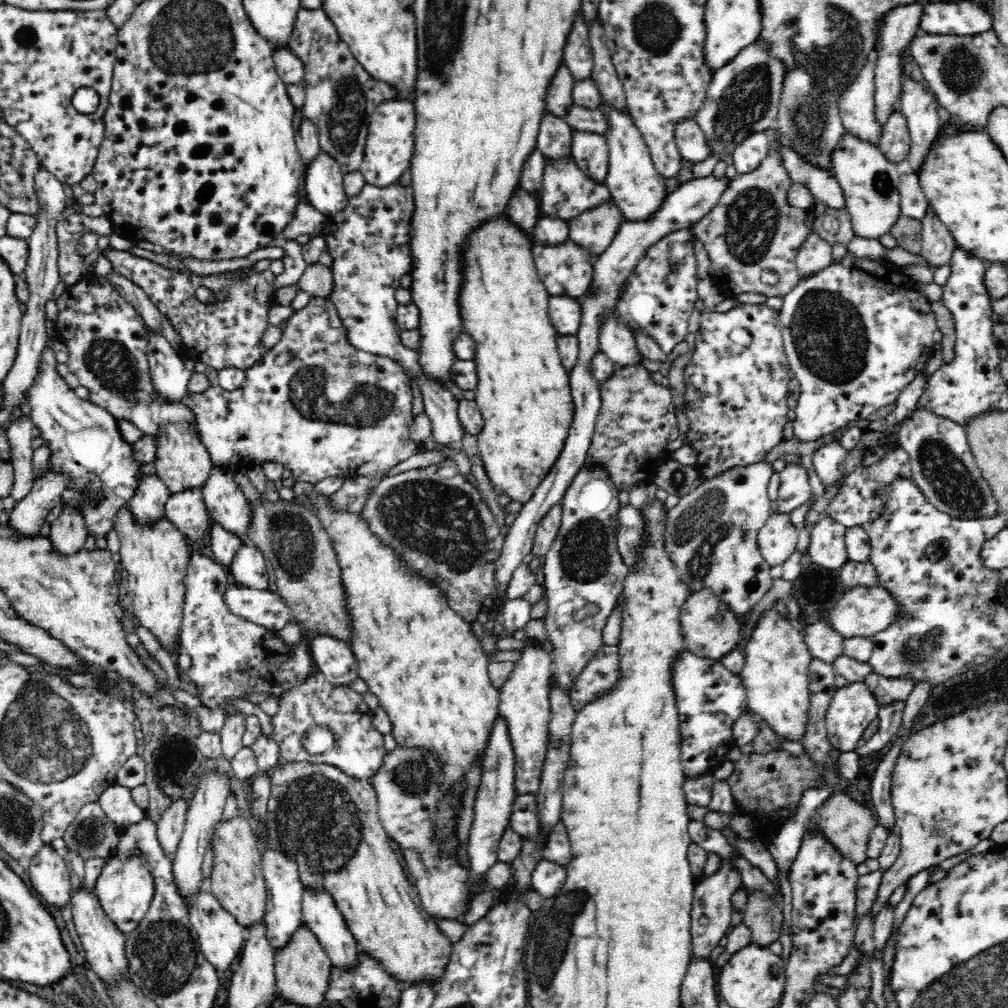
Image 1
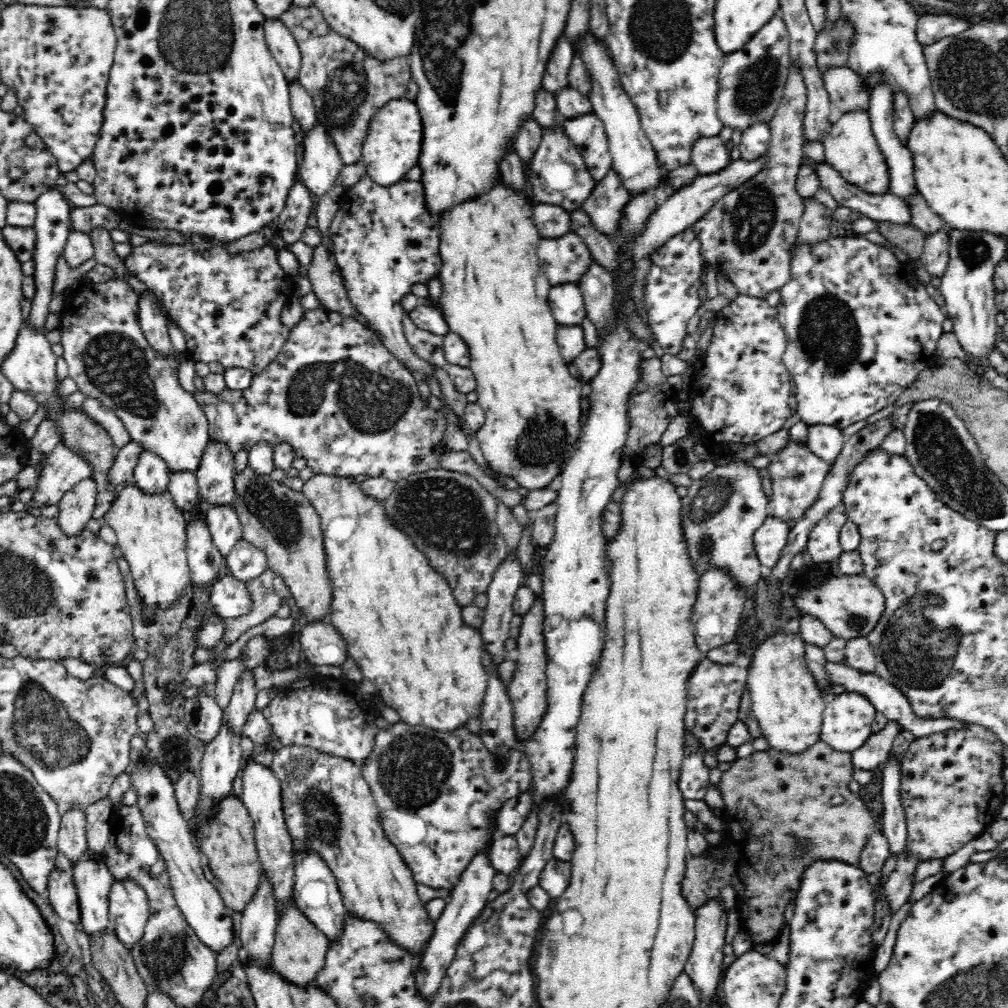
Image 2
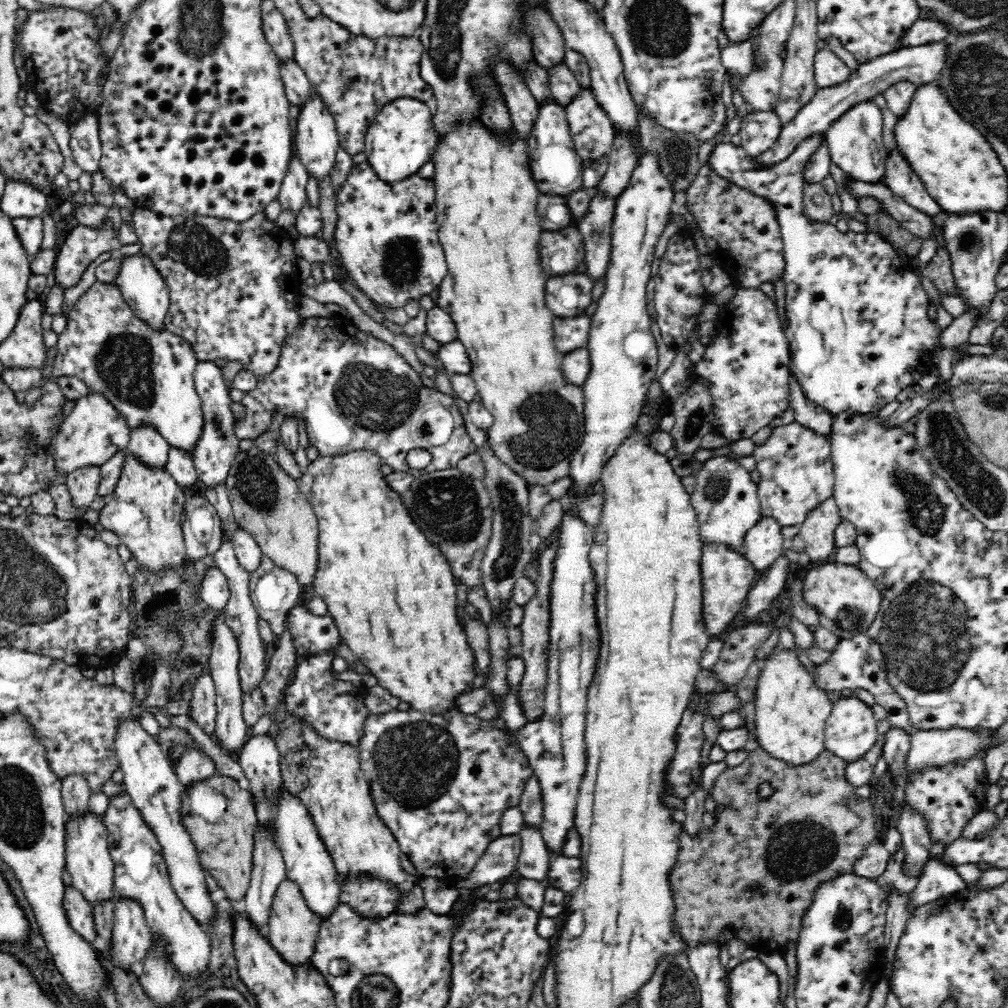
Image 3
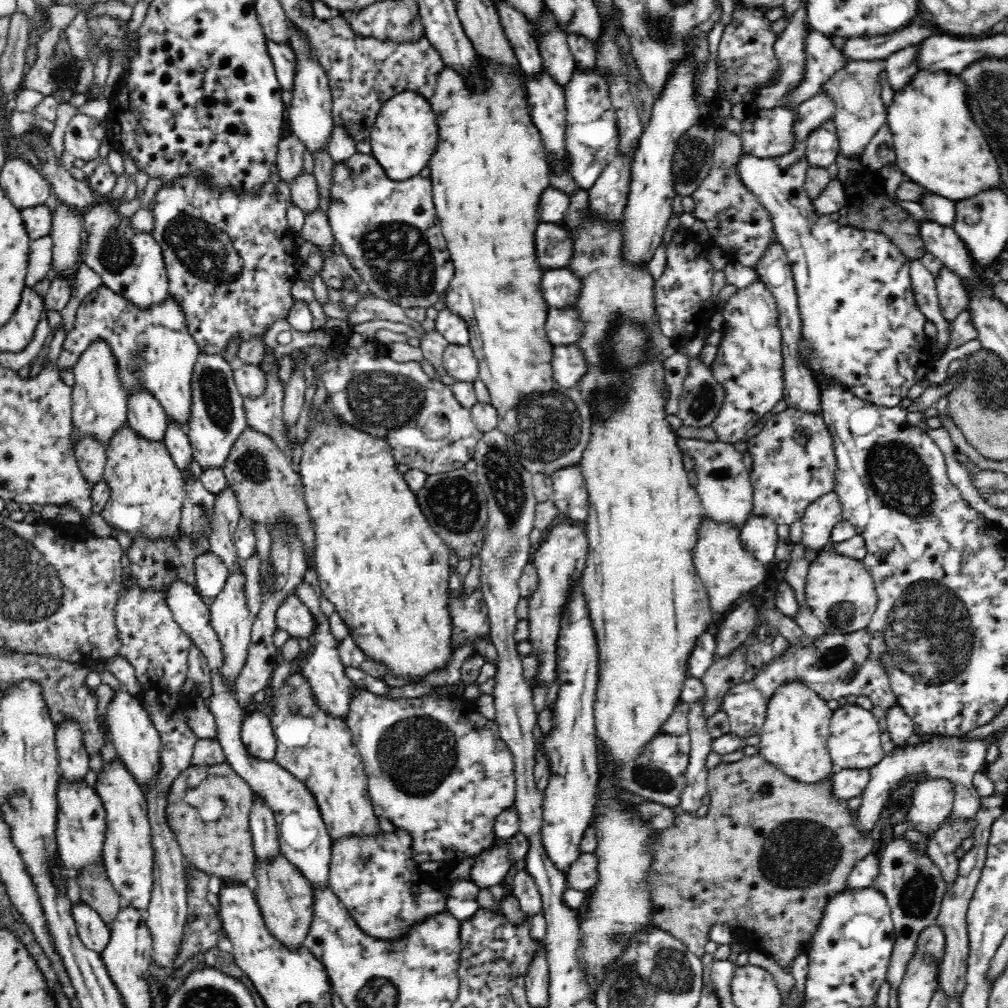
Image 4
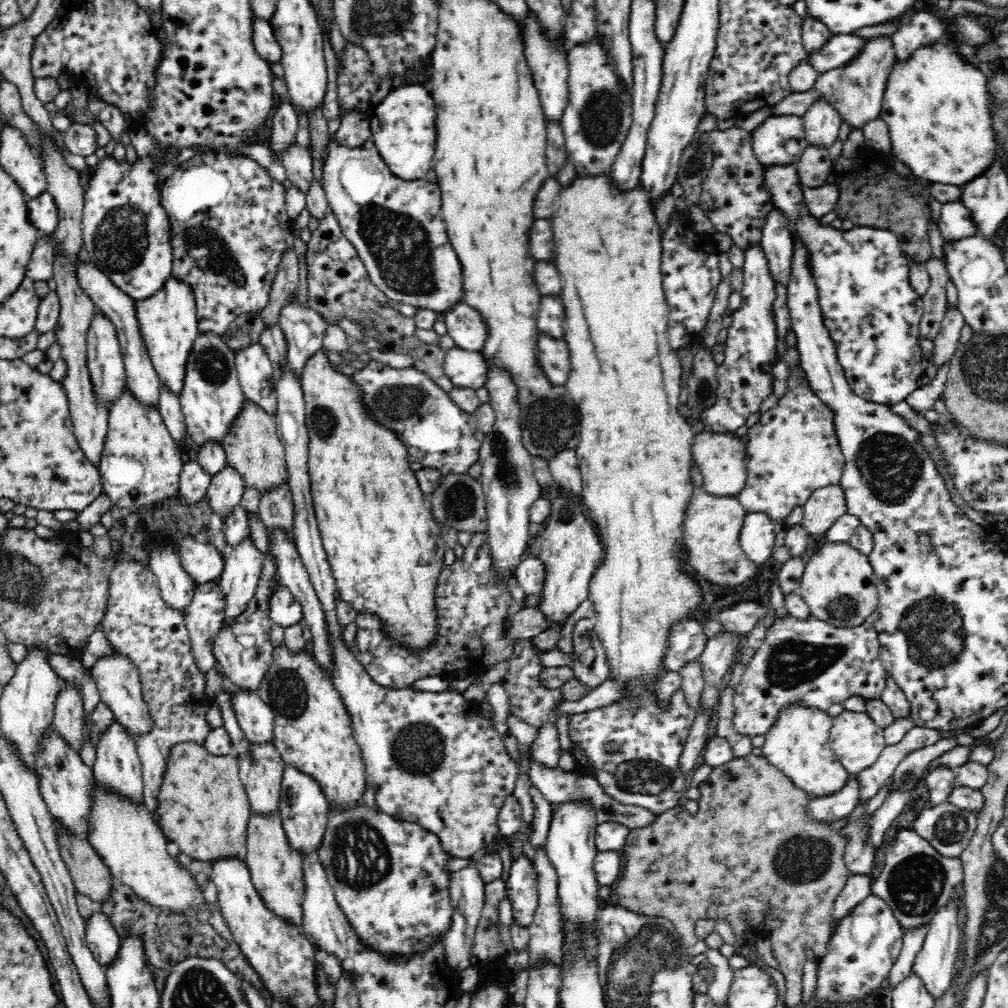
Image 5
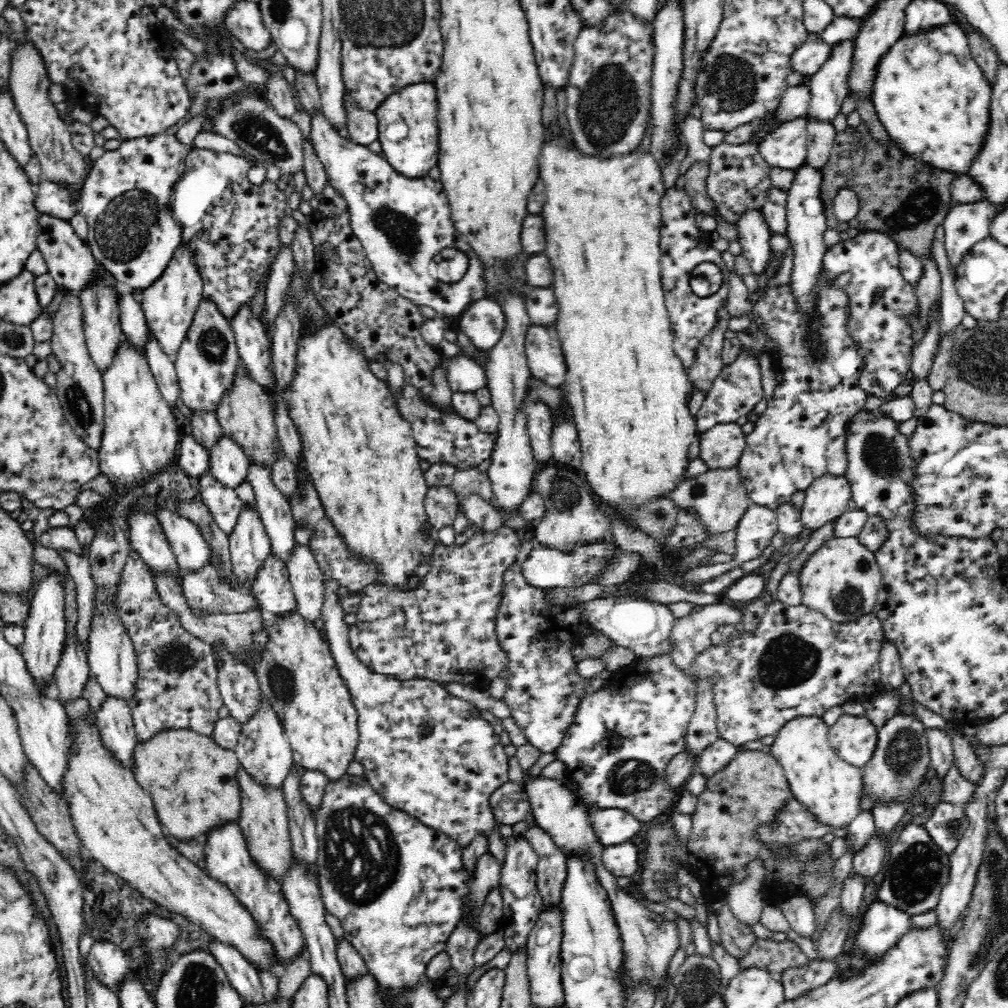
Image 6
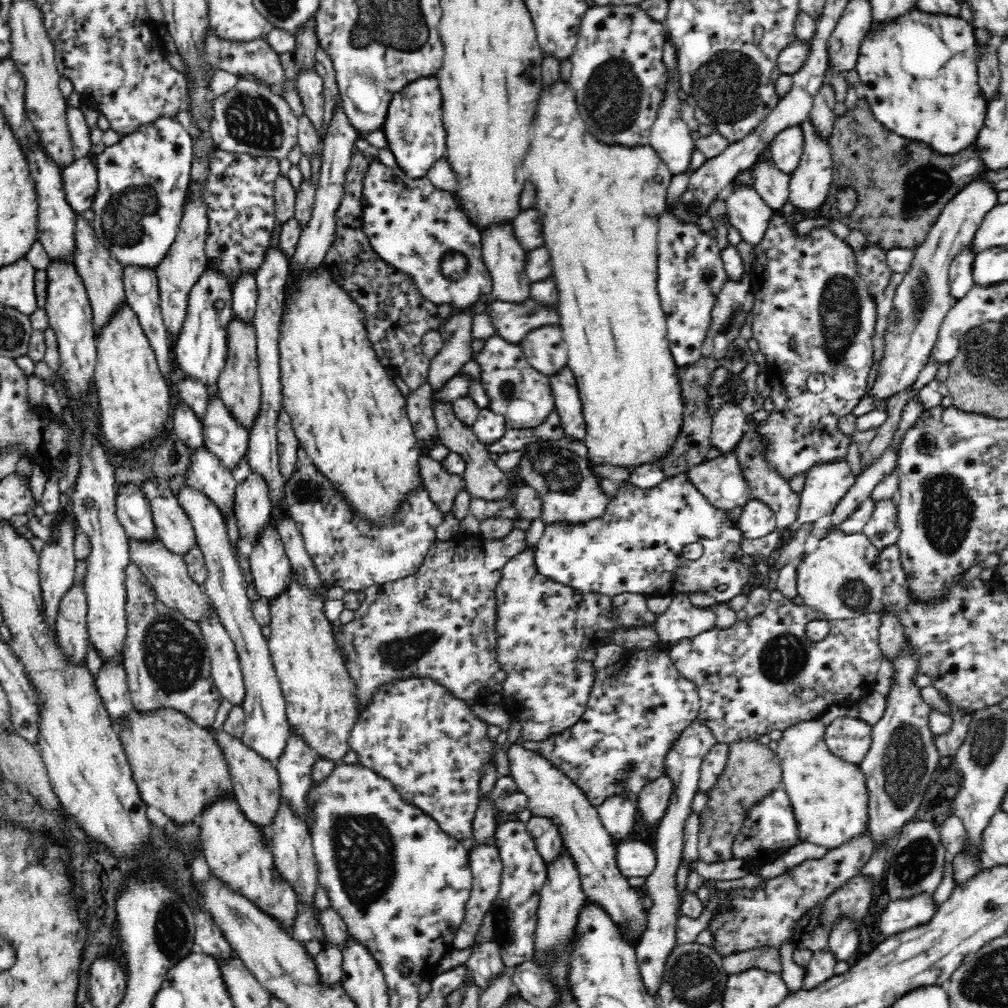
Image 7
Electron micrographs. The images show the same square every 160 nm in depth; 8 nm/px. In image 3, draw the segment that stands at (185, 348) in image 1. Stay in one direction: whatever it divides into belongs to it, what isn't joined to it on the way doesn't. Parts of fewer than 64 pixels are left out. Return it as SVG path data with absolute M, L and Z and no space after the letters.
M135 210L132 218L140 254L150 258L169 292L166 330L184 338L200 362L222 358L226 362L240 362L242 368L250 370L258 378L270 374L278 364L285 339L301 321L296 300L301 294L302 281L295 265L295 242L289 232L274 222L268 222L264 213L256 214L242 224L216 217L159 216L148 210Z

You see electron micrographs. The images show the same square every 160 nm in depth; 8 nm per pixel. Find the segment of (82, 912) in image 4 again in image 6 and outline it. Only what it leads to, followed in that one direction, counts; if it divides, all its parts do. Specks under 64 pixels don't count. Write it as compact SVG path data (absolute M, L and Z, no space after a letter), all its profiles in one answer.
M105 937L94 940L90 947L87 962L92 967L96 978L112 989L118 989L122 978L129 970L128 952Z

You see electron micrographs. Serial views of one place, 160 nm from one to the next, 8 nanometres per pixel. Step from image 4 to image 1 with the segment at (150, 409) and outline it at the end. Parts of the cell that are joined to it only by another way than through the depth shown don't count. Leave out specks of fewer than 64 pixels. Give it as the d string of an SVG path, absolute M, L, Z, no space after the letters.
M155 475L148 476L138 485L135 496L129 500L127 508L134 515L136 523L151 527L164 517L165 504L169 496L170 493L160 478Z

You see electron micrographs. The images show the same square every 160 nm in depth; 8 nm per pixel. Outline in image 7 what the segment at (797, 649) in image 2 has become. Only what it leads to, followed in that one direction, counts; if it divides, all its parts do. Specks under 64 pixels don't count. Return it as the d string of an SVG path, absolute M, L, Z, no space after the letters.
M817 719L782 731L775 754L782 769L782 788L791 800L799 837L812 844L836 848L868 827L868 793L859 765L832 754L825 742L824 724Z

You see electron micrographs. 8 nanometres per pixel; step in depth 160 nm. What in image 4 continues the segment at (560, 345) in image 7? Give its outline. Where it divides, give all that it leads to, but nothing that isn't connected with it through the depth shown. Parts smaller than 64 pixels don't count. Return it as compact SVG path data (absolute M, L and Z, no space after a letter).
M578 345L555 346L552 357L553 377L564 388L577 388L589 369L584 351Z

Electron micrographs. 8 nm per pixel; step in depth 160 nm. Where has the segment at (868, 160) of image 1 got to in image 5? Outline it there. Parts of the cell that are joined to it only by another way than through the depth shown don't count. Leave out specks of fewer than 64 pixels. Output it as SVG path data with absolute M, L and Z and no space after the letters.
M883 35L870 39L864 45L864 48L846 64L818 73L816 82L814 82L814 86L810 90L799 93L793 92L784 100L781 100L773 108L773 114L794 114L801 117L814 104L814 101L824 99L838 111L842 122L846 122L850 130L862 130L867 122L881 116L883 96L891 68L895 63L894 58L891 37Z

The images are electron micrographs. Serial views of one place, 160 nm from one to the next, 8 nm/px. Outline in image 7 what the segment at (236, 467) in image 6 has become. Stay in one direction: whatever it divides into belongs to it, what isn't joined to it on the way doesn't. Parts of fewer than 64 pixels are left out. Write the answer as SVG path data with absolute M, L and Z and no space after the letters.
M211 391L210 398L203 420L204 446L232 472L247 454L249 434L236 423L215 391Z

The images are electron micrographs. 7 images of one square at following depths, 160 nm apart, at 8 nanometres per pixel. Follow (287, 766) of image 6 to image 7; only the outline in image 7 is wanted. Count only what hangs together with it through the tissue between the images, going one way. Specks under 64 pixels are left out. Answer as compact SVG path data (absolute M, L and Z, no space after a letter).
M184 485L177 497L193 524L197 546L202 551L207 566L203 591L215 606L217 616L234 641L239 656L246 688L246 698L241 706L245 715L245 727L240 740L262 756L263 760L270 761L270 764L277 768L278 761L284 756L286 746L292 736L287 722L286 704L268 650L267 640L260 629L261 624L254 620L252 609L250 609L250 598L246 594L244 576L234 555L233 544L228 539L226 523L218 507L202 491L192 490L190 486Z

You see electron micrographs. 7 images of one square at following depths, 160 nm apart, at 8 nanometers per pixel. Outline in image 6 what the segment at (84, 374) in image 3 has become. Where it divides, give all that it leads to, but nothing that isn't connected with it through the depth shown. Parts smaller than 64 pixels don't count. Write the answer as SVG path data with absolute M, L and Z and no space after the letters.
M180 245L162 277L140 292L141 307L149 334L155 337L166 355L176 358L182 342L185 342L190 332L190 326L202 300L202 292L202 278L194 265L194 254L188 249L188 245Z

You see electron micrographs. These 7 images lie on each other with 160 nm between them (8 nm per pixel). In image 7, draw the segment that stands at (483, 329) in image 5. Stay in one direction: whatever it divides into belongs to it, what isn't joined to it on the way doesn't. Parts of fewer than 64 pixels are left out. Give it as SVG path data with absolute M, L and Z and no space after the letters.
M528 298L525 303L492 301L484 310L490 317L495 336L518 345L528 333L550 324L558 324L557 309L548 309Z

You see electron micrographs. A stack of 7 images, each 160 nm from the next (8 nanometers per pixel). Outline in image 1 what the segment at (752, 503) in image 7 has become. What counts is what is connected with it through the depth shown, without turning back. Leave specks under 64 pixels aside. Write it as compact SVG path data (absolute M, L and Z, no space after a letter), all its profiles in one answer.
M790 513L771 514L757 536L757 545L768 565L781 565L796 552L798 529L798 525L790 521Z

